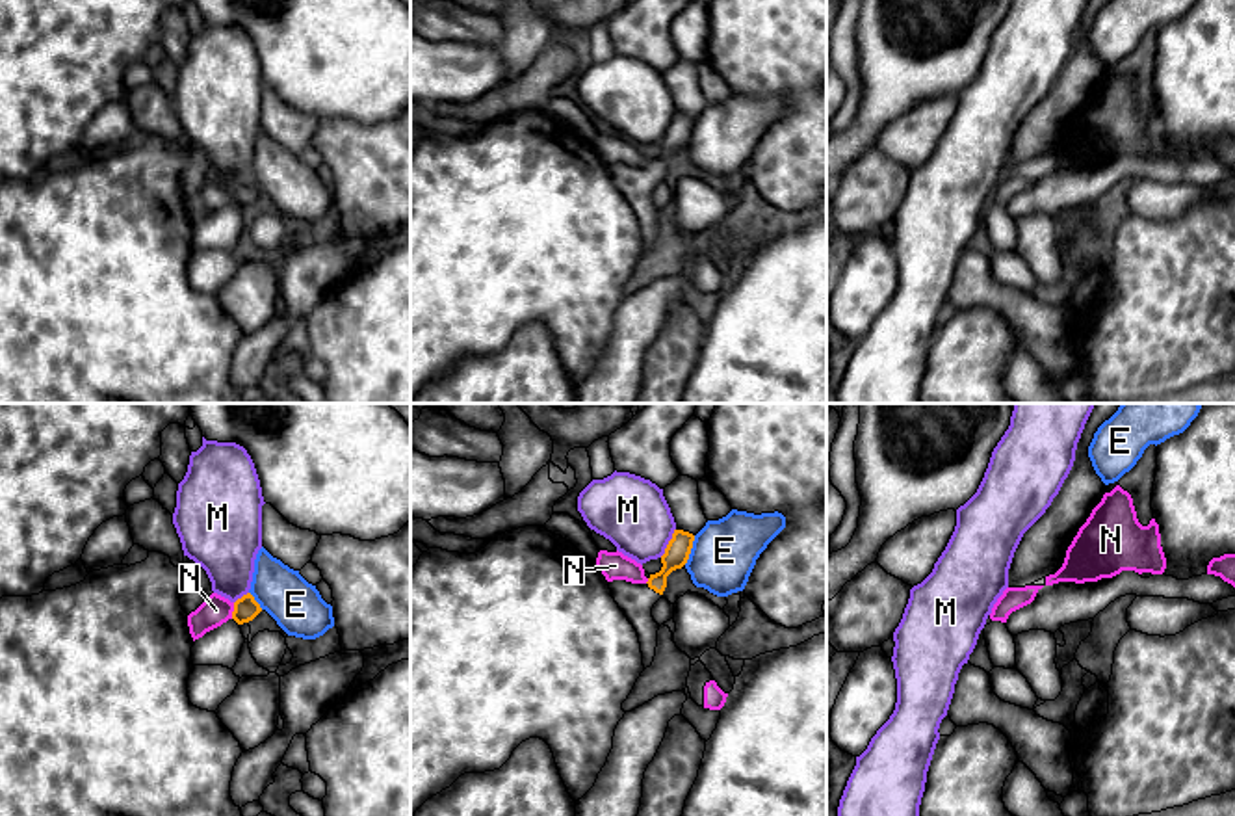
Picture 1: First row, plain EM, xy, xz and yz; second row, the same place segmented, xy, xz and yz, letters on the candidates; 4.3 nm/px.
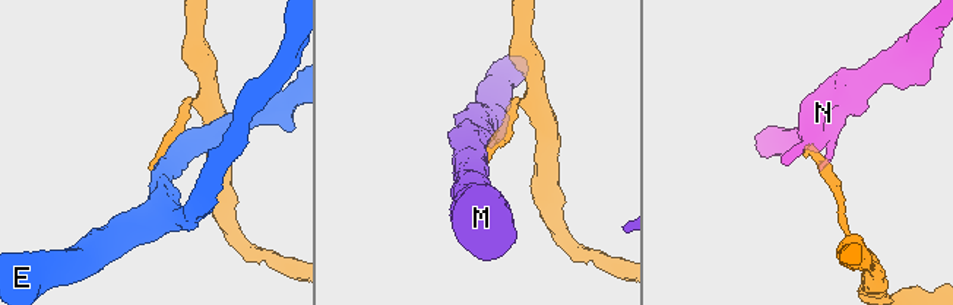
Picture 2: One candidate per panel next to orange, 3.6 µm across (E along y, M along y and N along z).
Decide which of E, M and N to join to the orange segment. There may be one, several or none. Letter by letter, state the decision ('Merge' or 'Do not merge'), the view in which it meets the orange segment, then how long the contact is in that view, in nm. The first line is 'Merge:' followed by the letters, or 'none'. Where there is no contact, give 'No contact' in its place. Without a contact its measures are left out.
Merge: none
E: Do not merge. Touches orange in xz. Shared border 140 nm
M: Do not merge. Touches orange in xz. Shared border 140 nm
N: Do not merge. Touches orange in xy. Shared border 70 nm

